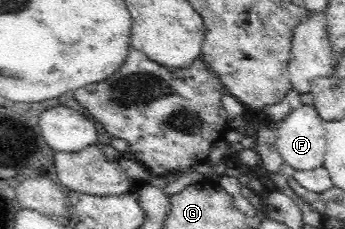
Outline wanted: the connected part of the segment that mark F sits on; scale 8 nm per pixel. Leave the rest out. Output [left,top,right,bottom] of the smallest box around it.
[276,104,326,171]

